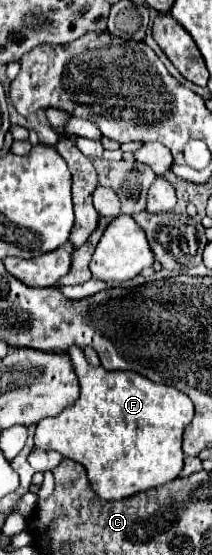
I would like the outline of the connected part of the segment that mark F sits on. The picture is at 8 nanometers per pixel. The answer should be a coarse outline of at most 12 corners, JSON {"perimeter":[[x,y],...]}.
{"perimeter":[[64,354],[80,398],[34,448],[82,464],[100,500],[176,480],[192,400]]}

